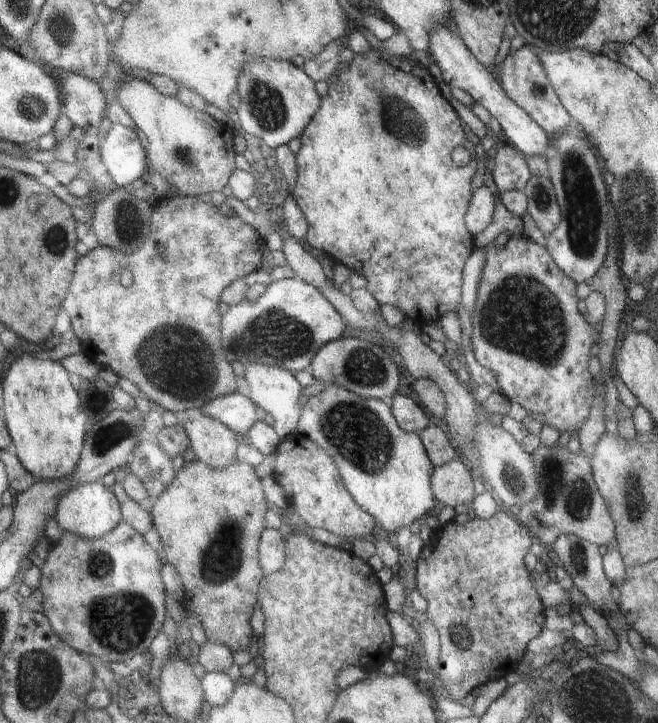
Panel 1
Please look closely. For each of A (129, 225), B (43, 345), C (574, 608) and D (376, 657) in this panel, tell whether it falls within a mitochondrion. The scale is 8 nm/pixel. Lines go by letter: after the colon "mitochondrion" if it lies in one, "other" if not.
A: mitochondrion
B: other
C: other
D: other

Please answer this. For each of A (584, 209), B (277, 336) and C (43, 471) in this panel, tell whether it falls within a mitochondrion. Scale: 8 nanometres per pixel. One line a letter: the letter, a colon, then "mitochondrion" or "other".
A: mitochondrion
B: mitochondrion
C: other

